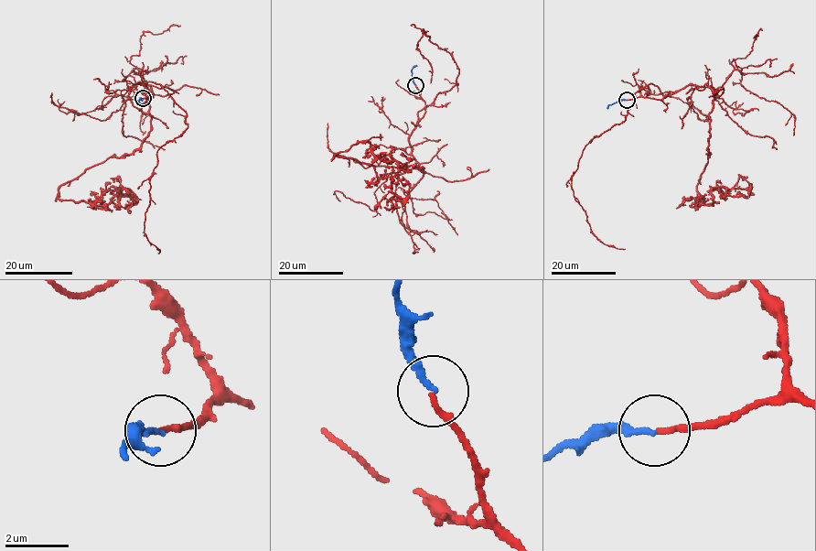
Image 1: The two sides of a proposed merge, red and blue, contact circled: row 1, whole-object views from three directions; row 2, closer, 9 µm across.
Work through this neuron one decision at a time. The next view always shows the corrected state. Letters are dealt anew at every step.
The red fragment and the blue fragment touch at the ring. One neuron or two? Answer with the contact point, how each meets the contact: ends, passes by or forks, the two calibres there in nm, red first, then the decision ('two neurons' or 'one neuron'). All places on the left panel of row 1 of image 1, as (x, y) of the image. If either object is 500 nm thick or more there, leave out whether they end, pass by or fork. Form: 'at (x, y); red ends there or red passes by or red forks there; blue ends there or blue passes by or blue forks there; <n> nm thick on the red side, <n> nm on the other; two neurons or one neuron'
at (143, 98); red ends there; blue ends there; 180 nm thick on the red side, 200 nm on the other; one neuron

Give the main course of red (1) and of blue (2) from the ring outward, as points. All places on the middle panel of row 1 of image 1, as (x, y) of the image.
1: (415, 85), (424, 112), (409, 141), (424, 171), (334, 156), (366, 141), (409, 170), (397, 173), (391, 205)
2: (415, 84), (412, 69), (416, 65)

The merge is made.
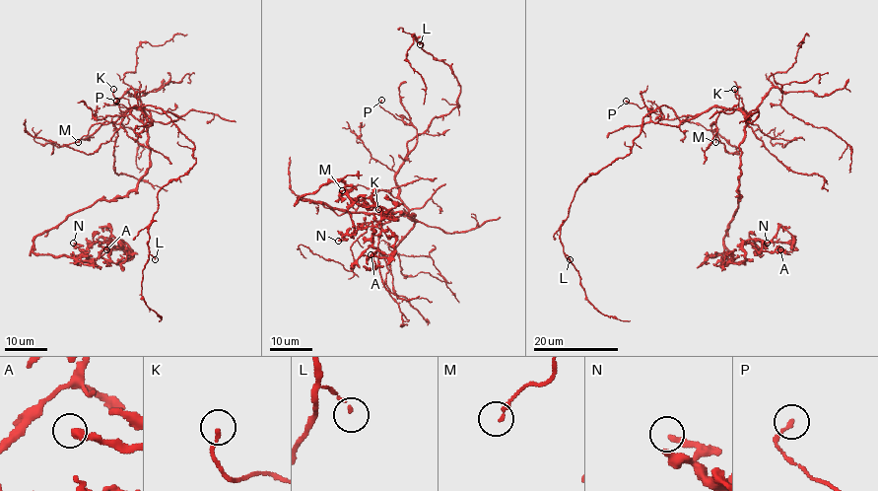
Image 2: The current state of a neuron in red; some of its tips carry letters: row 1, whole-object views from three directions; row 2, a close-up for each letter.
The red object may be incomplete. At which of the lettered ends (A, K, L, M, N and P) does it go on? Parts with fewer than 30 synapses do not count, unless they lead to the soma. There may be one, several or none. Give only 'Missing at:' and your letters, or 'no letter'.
Missing at: no letter

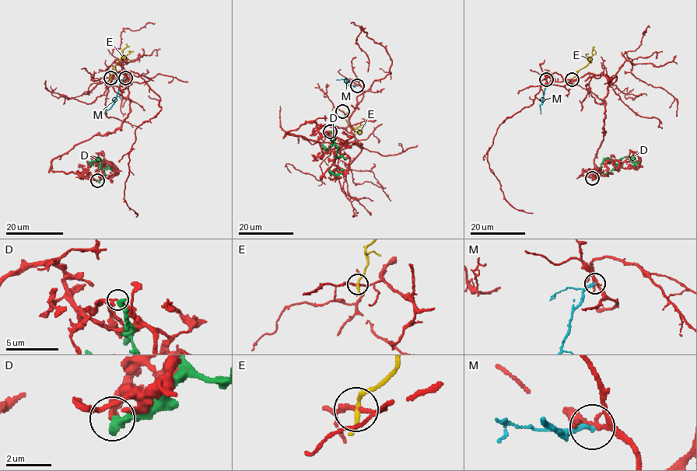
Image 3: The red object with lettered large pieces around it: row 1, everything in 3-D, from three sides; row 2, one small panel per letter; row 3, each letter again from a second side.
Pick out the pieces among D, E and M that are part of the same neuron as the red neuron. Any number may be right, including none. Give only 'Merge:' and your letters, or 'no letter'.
Merge: no letter

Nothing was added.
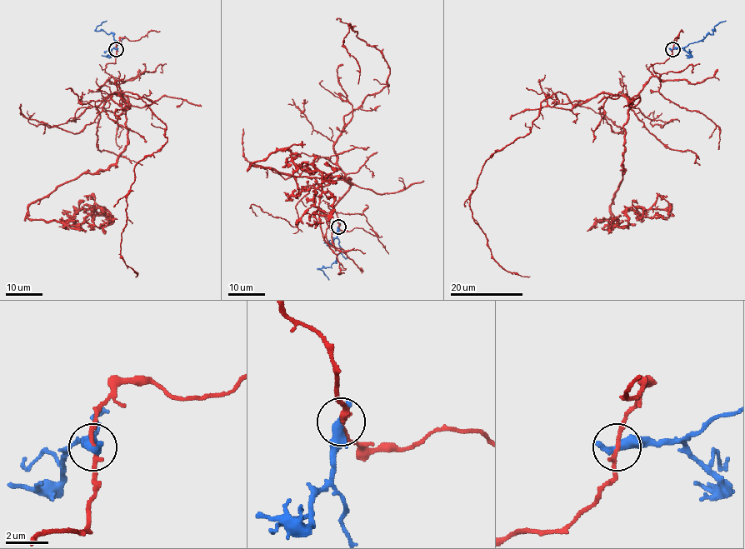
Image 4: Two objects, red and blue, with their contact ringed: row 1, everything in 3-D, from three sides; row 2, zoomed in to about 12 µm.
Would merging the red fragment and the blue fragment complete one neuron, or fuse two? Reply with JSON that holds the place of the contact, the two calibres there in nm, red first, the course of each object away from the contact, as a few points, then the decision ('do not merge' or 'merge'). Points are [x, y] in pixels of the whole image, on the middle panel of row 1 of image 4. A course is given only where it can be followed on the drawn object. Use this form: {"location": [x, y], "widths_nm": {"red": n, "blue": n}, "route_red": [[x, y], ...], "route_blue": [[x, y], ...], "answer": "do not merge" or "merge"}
{"location": [338, 227], "widths_nm": {"red": 180, "blue": 500}, "route_red": [[338, 227], [327, 202], [350, 185], [333, 142], [390, 68], [349, 24], [358, 84]], "route_blue": [[338, 227], [337, 239], [341, 252], [329, 267], [318, 269], [329, 280]], "answer": "do not merge"}

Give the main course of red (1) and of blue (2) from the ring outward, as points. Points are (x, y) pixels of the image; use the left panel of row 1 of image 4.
1: (116, 48), (105, 68), (127, 99), (111, 98), (136, 93), (167, 140), (127, 198), (120, 257), (136, 276)
2: (116, 48), (118, 42), (112, 33), (96, 30), (107, 21)

